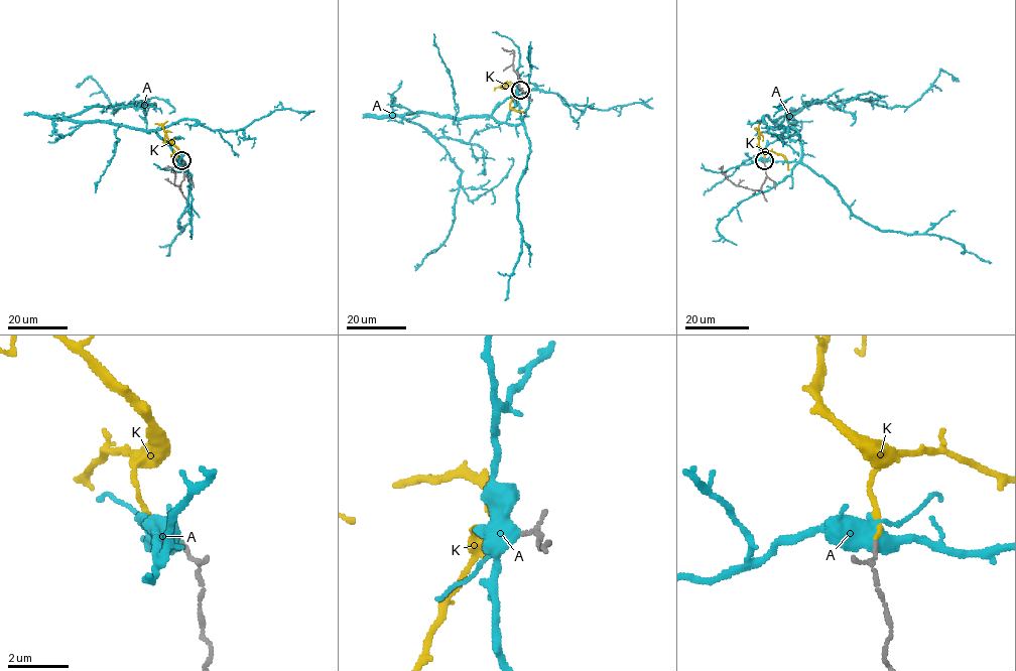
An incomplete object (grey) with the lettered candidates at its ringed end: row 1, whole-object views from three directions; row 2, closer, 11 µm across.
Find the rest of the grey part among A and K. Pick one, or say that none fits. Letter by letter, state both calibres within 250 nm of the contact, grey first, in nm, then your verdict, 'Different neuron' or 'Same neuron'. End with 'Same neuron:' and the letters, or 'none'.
A: Thickness 100 nm (grey) against 360 nm. Different neuron
K: Thickness 90 nm (grey) against 130 nm. Same neuron
Same neuron: K

